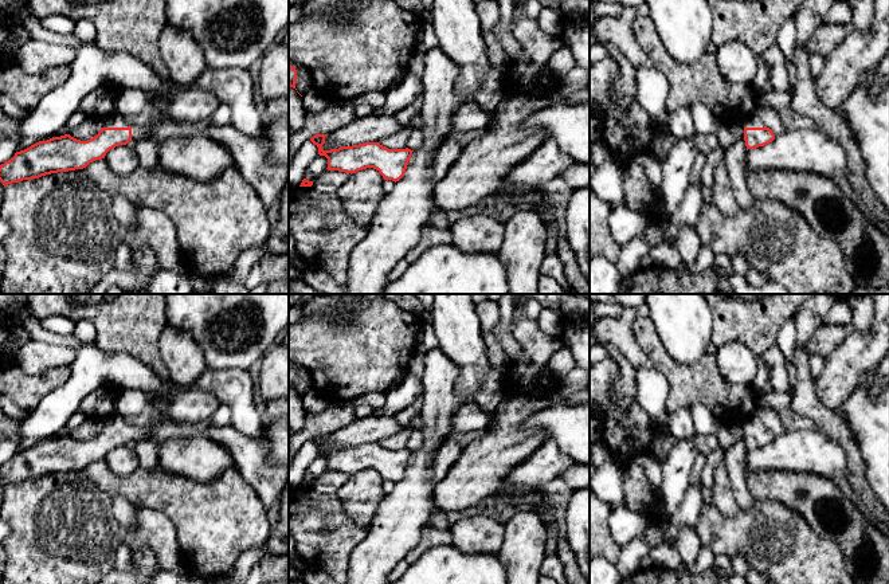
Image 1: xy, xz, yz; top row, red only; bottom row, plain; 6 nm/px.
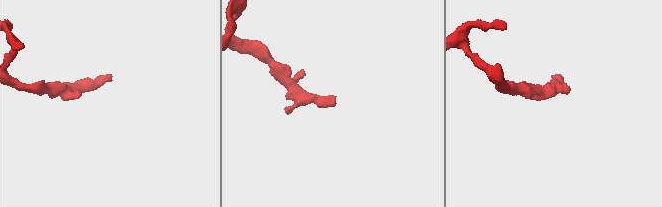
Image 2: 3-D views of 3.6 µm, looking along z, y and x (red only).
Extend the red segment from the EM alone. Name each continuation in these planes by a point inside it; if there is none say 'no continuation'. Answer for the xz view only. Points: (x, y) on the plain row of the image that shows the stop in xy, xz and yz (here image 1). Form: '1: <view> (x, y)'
no continuation

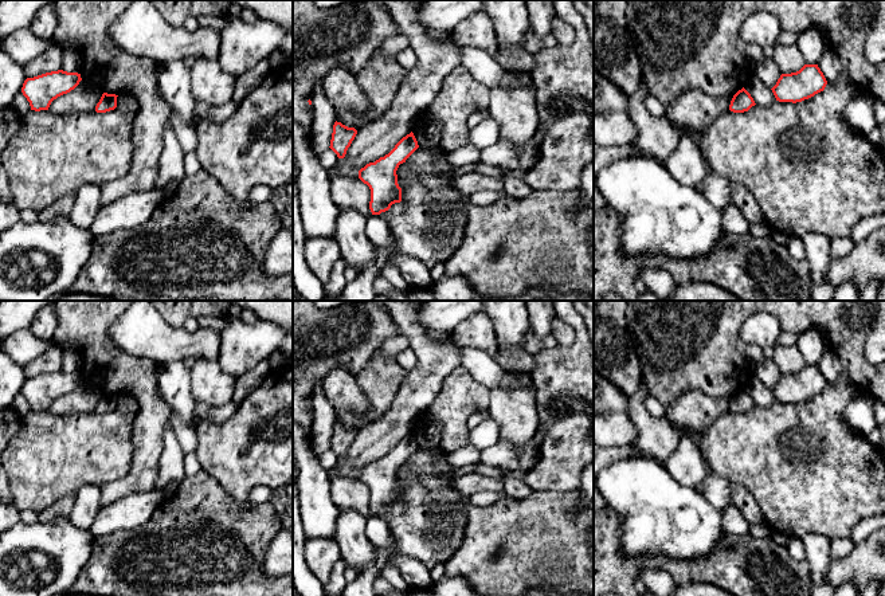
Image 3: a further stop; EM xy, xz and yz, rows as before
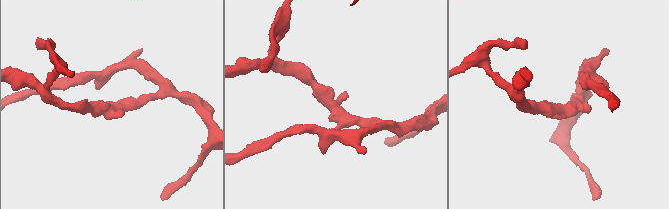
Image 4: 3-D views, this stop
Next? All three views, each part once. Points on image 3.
no continuation

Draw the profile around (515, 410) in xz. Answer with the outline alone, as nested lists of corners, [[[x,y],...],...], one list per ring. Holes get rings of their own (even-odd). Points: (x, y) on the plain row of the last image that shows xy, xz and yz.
[[[510,372],[514,375],[514,385],[490,388],[487,411],[500,426],[500,440],[514,447],[522,447],[537,434],[537,404],[528,387],[529,373]]]

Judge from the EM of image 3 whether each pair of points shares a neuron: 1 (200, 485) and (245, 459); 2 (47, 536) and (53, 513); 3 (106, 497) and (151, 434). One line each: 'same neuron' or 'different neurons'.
1: different neurons
2: different neurons
3: same neuron

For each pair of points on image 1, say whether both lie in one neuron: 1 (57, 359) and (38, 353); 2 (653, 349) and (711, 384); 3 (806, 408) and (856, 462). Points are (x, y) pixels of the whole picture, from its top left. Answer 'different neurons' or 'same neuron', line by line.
1: same neuron
2: same neuron
3: same neuron

